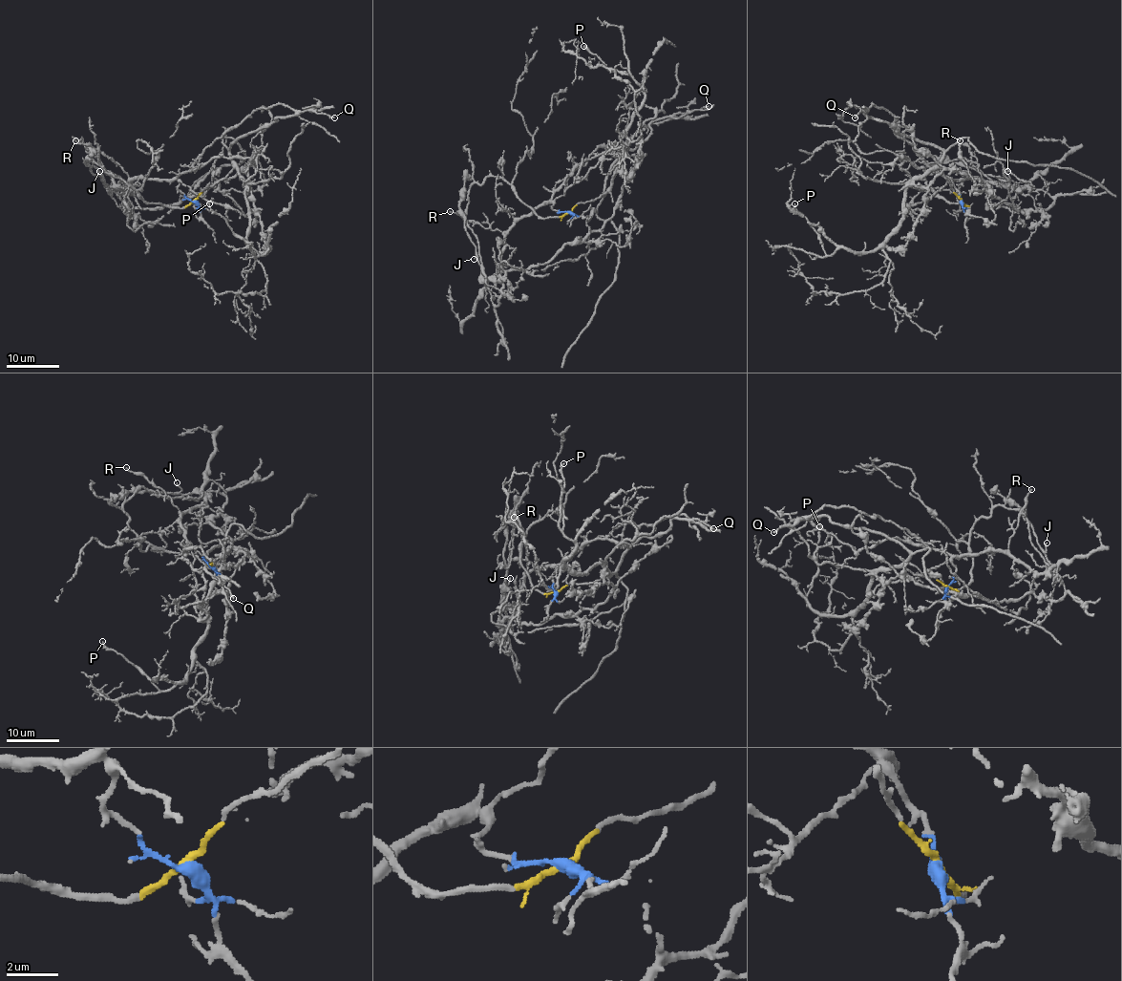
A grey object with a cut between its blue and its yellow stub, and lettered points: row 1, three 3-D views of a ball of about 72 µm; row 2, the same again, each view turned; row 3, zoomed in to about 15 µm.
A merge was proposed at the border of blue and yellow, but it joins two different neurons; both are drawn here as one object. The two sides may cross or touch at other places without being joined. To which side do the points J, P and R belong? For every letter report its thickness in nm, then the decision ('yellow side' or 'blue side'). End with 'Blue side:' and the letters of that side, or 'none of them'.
J: 160 nm thick; blue side
P: 160 nm thick; yellow side
R: 140 nm thick; blue side
Blue side: J, R

